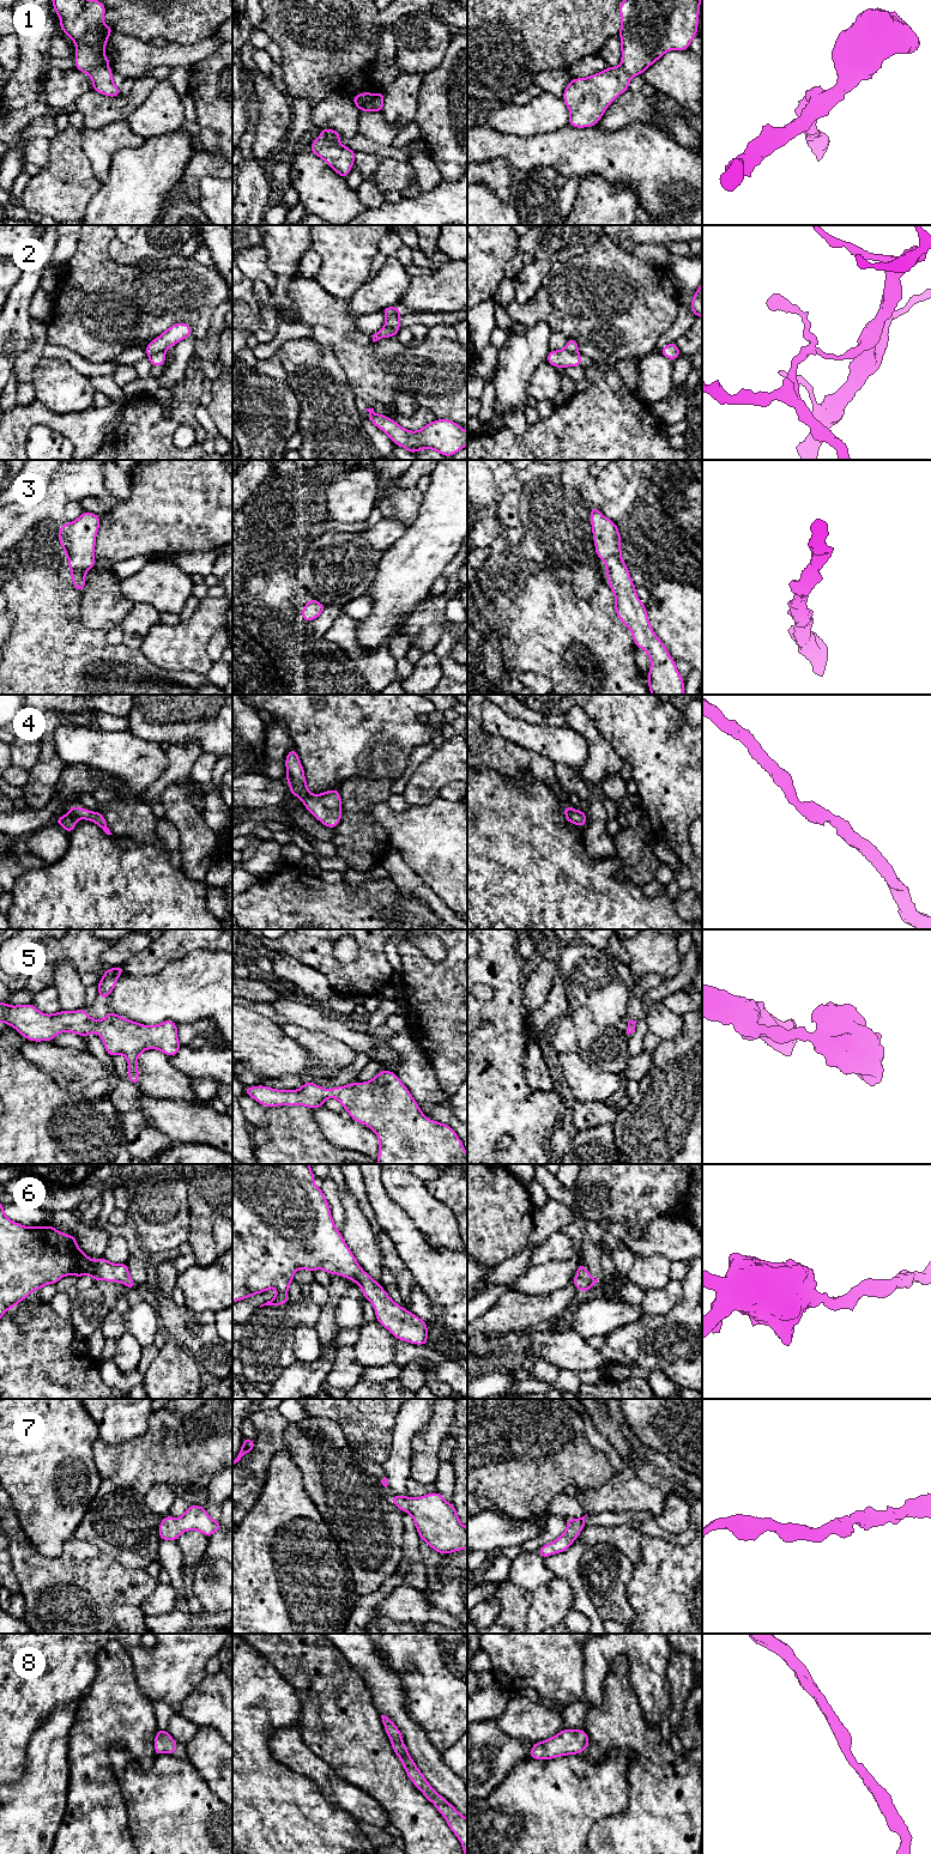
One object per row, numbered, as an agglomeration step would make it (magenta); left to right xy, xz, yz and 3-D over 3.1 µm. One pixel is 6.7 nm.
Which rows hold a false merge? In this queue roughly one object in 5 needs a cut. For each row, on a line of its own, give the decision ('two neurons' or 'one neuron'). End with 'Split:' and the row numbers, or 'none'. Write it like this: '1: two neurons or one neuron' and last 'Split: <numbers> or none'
1: one neuron
2: two neurons
3: one neuron
4: one neuron
5: one neuron
6: one neuron
7: one neuron
8: one neuron
Split: 2

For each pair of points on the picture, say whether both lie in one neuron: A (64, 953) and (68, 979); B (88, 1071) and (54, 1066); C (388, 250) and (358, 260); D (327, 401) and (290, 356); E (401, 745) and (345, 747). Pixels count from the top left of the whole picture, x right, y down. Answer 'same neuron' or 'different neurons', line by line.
A: different neurons
B: same neuron
C: different neurons
D: same neuron
E: same neuron

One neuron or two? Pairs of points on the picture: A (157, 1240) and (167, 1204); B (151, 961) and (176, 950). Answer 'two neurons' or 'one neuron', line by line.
A: one neuron
B: one neuron

